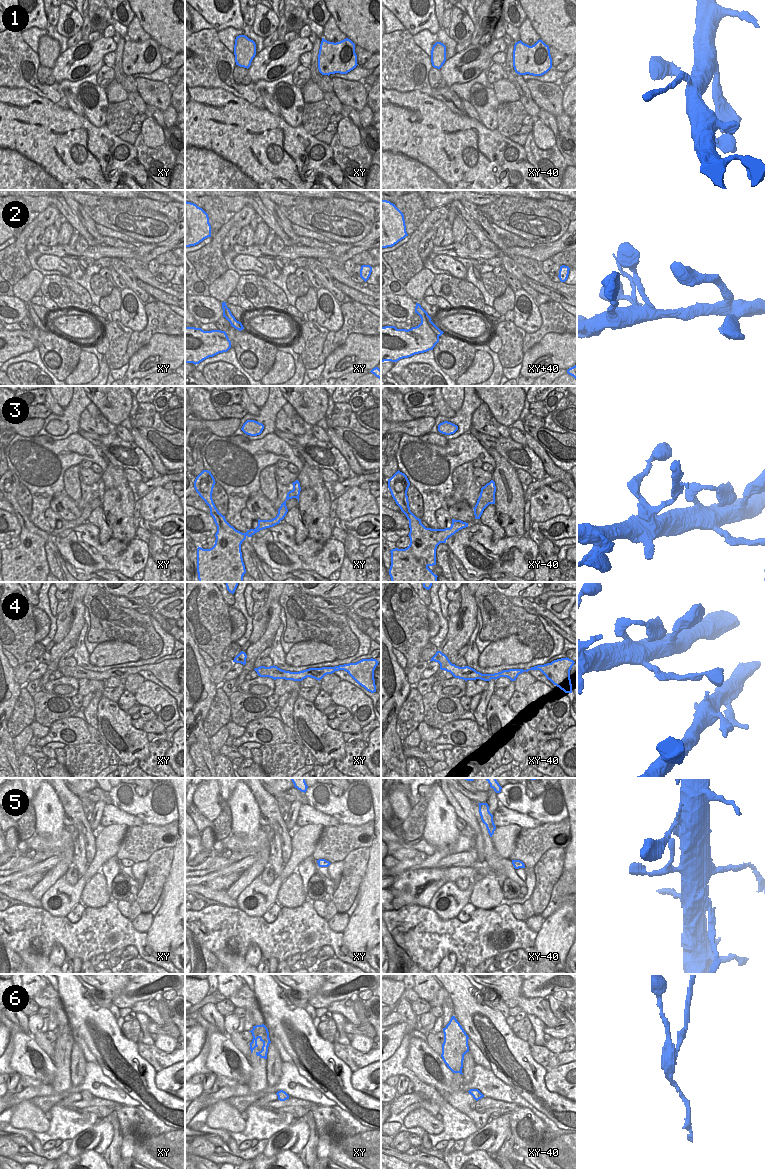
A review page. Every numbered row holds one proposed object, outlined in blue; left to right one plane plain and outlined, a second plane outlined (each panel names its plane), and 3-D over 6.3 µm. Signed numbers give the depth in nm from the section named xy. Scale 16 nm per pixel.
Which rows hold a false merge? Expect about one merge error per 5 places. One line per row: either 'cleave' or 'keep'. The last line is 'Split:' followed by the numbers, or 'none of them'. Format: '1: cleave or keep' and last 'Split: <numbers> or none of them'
1: keep
2: keep
3: cleave
4: keep
5: keep
6: cleave
Split: 3, 6

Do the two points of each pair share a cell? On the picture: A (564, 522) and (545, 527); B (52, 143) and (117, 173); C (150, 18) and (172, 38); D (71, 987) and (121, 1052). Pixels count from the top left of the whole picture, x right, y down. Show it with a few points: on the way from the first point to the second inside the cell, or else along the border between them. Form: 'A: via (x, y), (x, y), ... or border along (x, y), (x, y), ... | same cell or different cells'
A: via (559, 521), (555, 521), (550, 525) | same cell
B: via (68, 159), (74, 165), (101, 165) | same cell
C: via (155, 21), (167, 33) | same cell
D: via (79, 1003), (111, 1036) | same cell

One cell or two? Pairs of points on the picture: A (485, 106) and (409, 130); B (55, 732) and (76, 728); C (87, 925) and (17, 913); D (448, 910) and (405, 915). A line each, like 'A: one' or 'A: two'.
A: two
B: one
C: one
D: two

